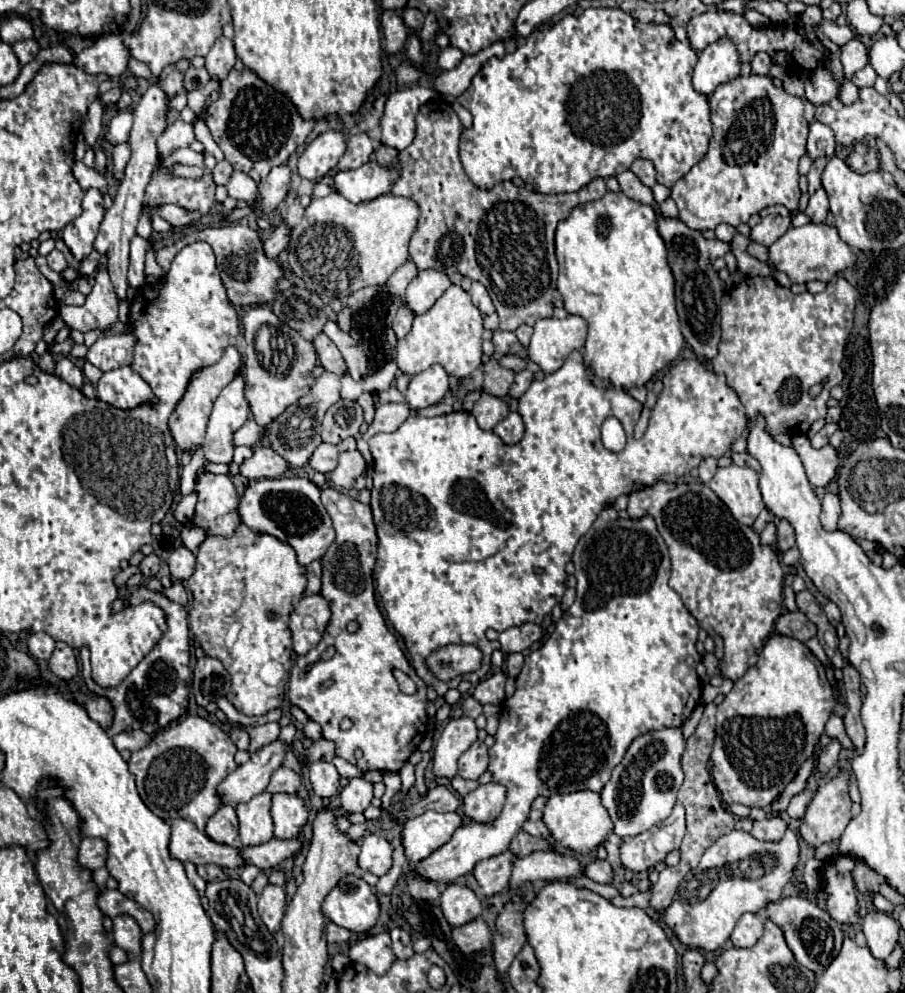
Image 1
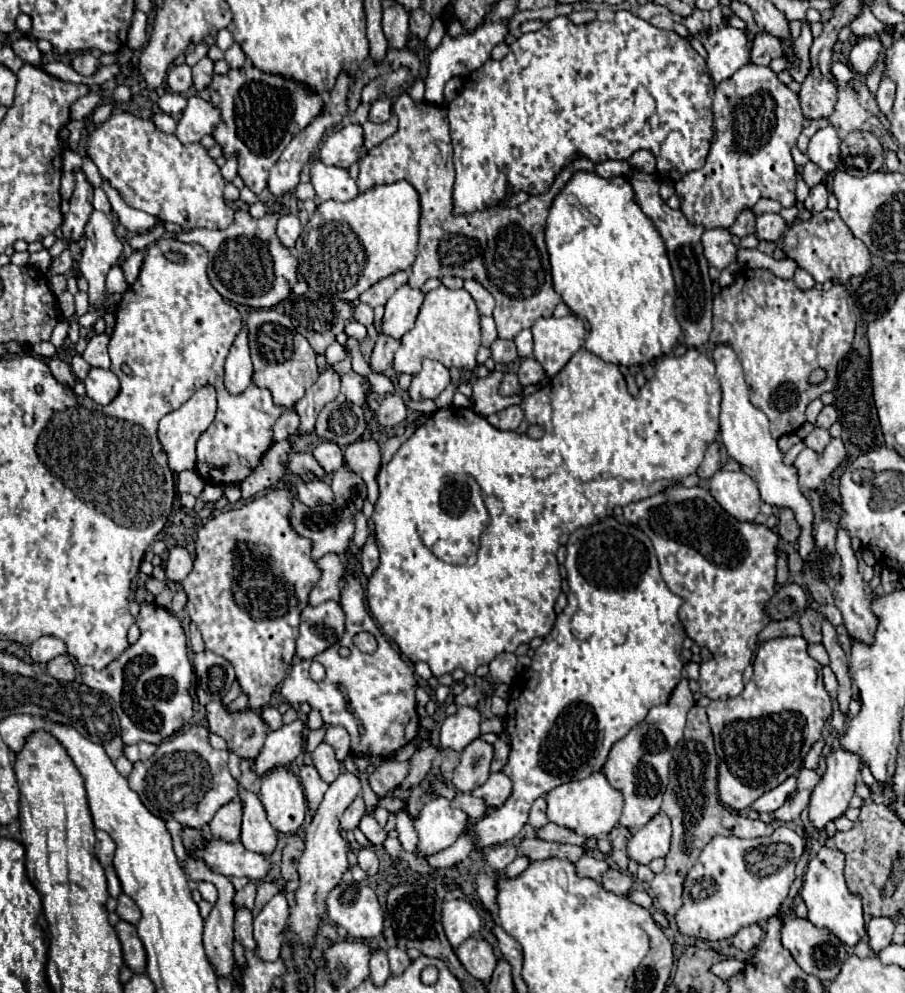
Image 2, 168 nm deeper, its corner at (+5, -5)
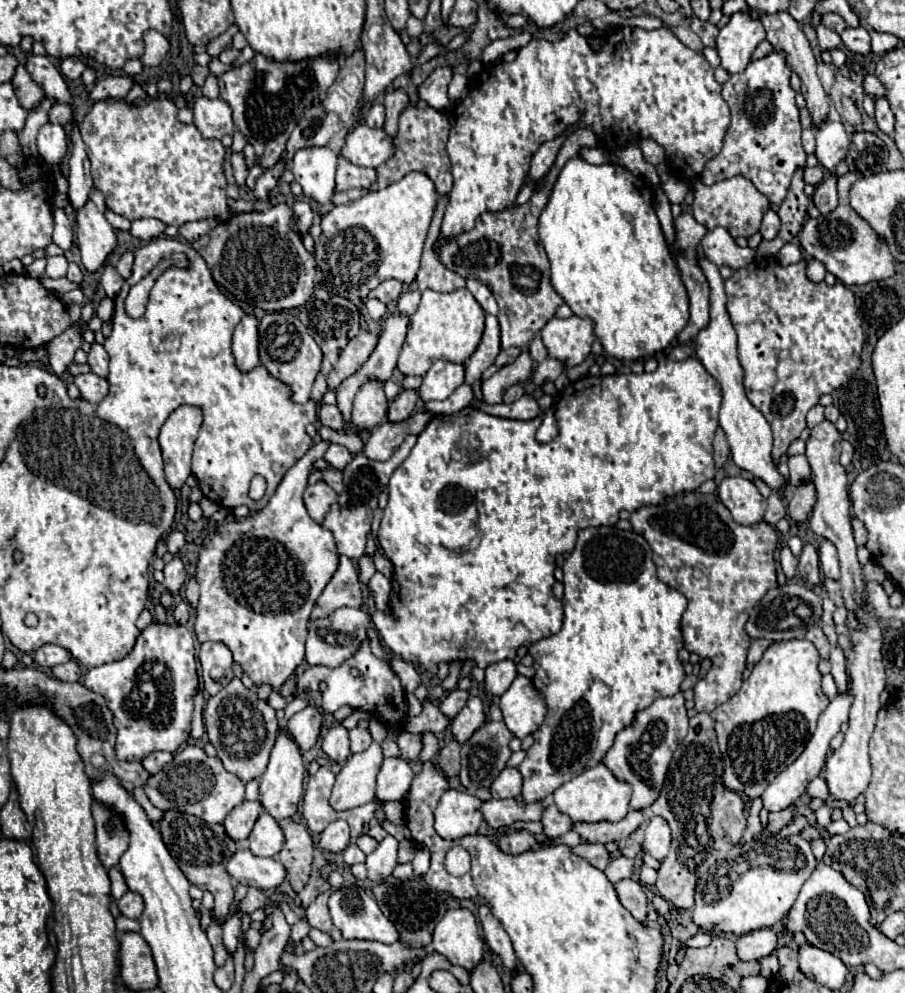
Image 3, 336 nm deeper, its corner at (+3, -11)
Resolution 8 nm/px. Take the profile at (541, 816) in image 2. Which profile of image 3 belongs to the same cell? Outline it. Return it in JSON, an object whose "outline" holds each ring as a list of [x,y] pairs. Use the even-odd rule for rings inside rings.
{"outline":[[[550,797],[544,801],[544,805],[546,809],[542,815],[542,823],[544,823],[544,833],[548,837],[560,837],[574,827],[574,821],[570,821],[570,817],[566,817],[564,813],[558,813],[558,807],[552,803]]]}

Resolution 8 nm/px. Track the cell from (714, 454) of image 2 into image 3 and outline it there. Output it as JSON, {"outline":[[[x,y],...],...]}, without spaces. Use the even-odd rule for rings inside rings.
{"outline":[[[718,427],[716,437],[714,437],[714,461],[716,461],[718,469],[726,463],[728,455],[730,455],[730,445],[726,441],[726,433],[722,431],[722,427]]]}

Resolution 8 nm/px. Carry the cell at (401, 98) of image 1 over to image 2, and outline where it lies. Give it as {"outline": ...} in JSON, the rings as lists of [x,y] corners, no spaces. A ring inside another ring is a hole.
{"outline":[[[376,101],[370,109],[370,121],[374,123],[386,123],[392,115],[392,103],[390,101]]]}

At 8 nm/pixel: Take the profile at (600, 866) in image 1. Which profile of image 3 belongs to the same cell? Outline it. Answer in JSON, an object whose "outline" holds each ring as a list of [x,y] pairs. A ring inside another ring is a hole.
{"outline":[[[622,879],[614,883],[616,893],[620,897],[620,903],[640,921],[646,923],[646,909],[648,909],[648,897],[642,889],[642,885],[634,879]]]}

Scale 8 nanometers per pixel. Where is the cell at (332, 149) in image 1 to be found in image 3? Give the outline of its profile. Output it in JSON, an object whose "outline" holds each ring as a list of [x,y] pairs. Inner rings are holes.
{"outline":[[[358,125],[346,135],[346,143],[340,155],[360,167],[378,167],[394,155],[394,143],[384,129]]]}

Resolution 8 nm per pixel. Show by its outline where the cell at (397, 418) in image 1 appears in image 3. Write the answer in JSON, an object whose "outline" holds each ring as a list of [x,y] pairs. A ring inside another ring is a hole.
{"outline":[[[402,389],[398,393],[398,397],[390,403],[390,409],[388,409],[388,419],[390,421],[404,421],[408,419],[414,409],[416,409],[416,401],[418,401],[418,391],[414,389]]]}

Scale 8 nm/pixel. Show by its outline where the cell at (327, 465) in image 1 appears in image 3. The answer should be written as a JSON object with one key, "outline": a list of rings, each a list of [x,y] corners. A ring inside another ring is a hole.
{"outline":[[[332,443],[332,445],[328,447],[324,459],[326,459],[334,469],[344,469],[344,467],[352,461],[352,455],[350,455],[350,451],[348,451],[344,445]]]}

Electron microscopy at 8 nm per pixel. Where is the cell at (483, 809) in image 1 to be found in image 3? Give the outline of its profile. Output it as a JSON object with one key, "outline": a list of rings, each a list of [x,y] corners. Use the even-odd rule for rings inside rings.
{"outline":[[[506,767],[500,777],[492,783],[490,793],[494,799],[516,799],[522,793],[522,775],[518,769]]]}

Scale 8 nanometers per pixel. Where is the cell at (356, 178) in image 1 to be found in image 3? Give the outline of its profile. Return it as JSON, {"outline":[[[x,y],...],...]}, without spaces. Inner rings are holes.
{"outline":[[[306,147],[294,153],[290,169],[296,183],[302,185],[304,197],[324,205],[334,195],[338,155],[330,147]]]}

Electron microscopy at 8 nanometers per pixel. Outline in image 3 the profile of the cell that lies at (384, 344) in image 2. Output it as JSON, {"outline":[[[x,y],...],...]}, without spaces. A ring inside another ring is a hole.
{"outline":[[[370,381],[354,397],[352,423],[358,427],[358,431],[376,427],[382,421],[386,421],[386,411],[388,411],[388,401],[382,383]]]}

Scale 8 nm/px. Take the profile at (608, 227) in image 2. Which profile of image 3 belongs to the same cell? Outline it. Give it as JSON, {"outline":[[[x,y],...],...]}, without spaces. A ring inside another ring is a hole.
{"outline":[[[572,157],[566,161],[566,165],[562,167],[554,187],[552,187],[552,193],[548,197],[548,203],[540,215],[540,221],[538,221],[538,231],[540,231],[540,241],[548,253],[548,261],[550,261],[550,279],[552,279],[552,286],[560,295],[562,299],[570,305],[570,309],[574,311],[574,315],[578,317],[590,317],[594,323],[596,323],[596,337],[600,339],[604,351],[610,355],[610,357],[616,357],[616,359],[624,359],[624,361],[636,361],[636,359],[646,359],[646,357],[654,357],[658,351],[664,351],[672,339],[684,329],[686,321],[688,321],[688,293],[686,293],[686,287],[680,279],[680,271],[670,255],[670,249],[666,245],[666,239],[664,239],[664,233],[660,229],[660,221],[656,217],[656,211],[654,211],[654,205],[652,205],[652,187],[632,175],[626,167],[622,165],[614,165],[614,163],[602,163],[602,165],[592,165],[588,163],[586,159],[582,157]]]}

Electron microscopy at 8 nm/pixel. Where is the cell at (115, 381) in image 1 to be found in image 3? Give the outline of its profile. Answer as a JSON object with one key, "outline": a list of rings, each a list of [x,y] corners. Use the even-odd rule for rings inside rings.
{"outline":[[[94,373],[78,375],[78,377],[74,379],[74,383],[76,383],[76,387],[80,389],[82,399],[86,399],[86,401],[90,401],[90,403],[102,401],[102,399],[106,397],[106,393],[108,393],[108,381],[102,379],[102,377],[98,377],[98,375],[94,375]]]}

